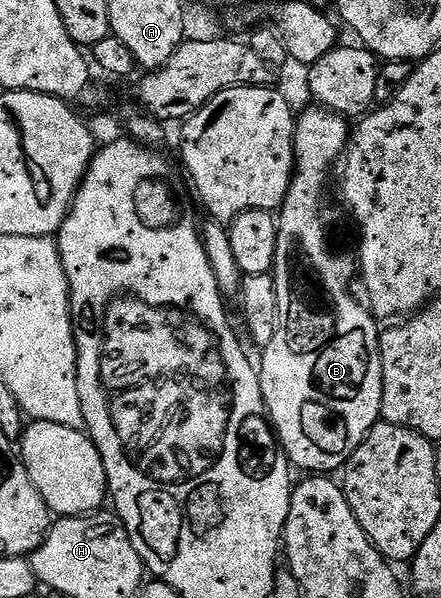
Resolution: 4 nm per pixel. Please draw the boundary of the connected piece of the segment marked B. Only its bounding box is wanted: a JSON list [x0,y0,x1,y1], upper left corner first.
[257,106,383,474]

